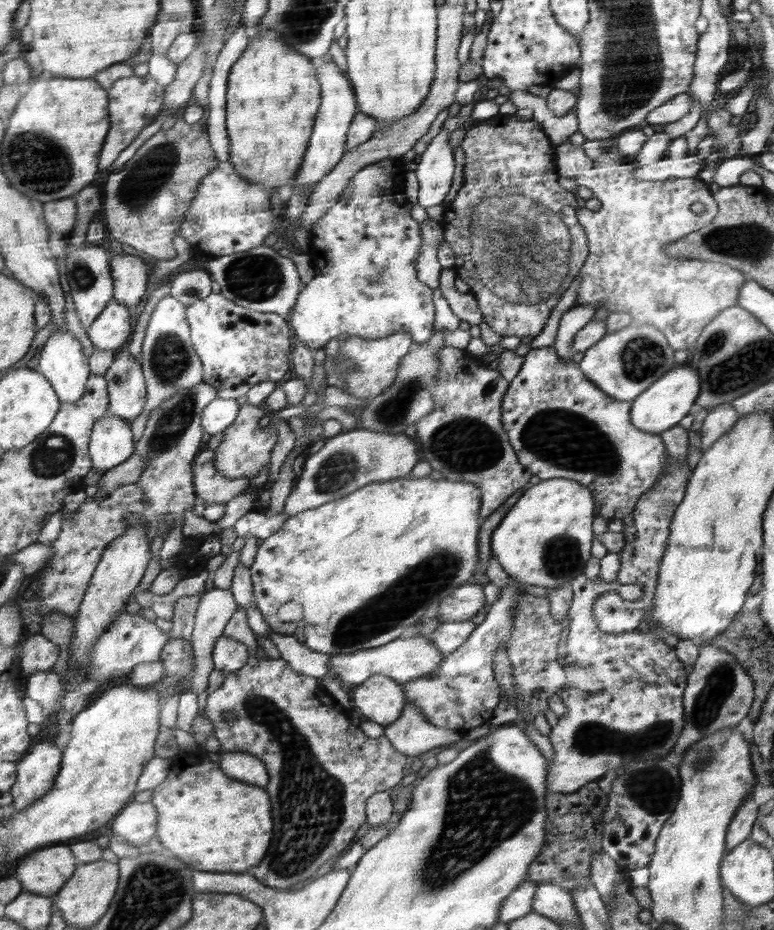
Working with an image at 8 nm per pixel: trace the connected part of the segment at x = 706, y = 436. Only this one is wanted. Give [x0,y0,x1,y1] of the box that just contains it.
[700,403,739,451]

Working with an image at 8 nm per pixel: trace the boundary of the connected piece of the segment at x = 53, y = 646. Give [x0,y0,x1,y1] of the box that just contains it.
[19,634,60,680]

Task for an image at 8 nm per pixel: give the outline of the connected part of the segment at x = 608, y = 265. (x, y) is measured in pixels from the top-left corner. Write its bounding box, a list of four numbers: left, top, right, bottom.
[557,140,747,350]

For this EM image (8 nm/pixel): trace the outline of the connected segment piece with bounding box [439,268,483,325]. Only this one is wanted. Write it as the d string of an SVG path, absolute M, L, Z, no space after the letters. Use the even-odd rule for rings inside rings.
M443 268L439 277L439 288L446 298L452 312L470 325L479 325L483 321L483 314L478 307L478 300L471 292L462 293L455 288L455 272L450 268Z

